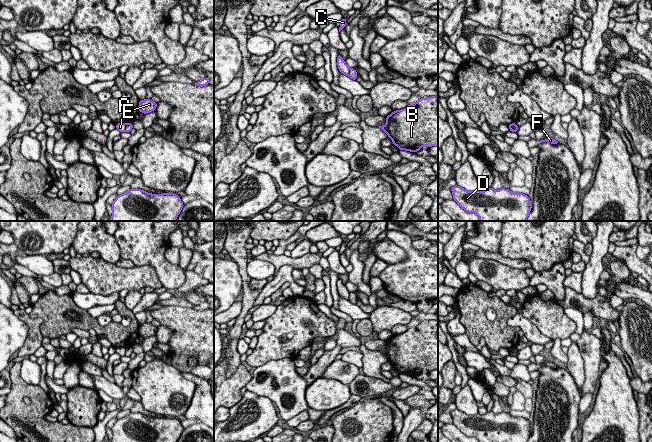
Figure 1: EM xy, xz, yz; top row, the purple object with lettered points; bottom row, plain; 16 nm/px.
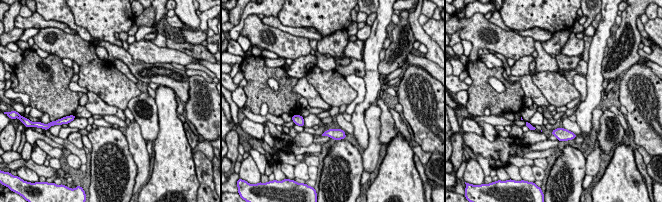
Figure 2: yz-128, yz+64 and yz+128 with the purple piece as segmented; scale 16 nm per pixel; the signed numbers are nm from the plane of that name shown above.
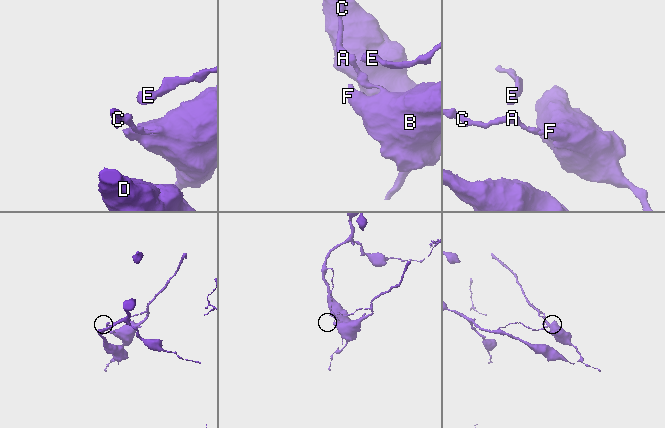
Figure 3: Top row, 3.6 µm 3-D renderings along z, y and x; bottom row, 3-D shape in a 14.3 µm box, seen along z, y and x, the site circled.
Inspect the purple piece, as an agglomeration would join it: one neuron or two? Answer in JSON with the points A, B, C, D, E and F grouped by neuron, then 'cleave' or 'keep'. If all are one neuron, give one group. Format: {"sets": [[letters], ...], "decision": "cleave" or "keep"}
{"sets": [["A", "C", "D"], ["B", "E", "F"]], "decision": "cleave"}

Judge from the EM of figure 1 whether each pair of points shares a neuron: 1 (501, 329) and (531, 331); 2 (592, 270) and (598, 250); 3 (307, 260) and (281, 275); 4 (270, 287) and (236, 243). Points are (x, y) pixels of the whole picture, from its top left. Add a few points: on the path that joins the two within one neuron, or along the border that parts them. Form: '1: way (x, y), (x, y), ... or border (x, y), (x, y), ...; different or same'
1: border (516, 312), (507, 323), (521, 329); different
2: way (595, 265), (597, 255); same
3: border (294, 268), (290, 265), (282, 265), (274, 276); different
4: border (260, 291), (253, 305); different

